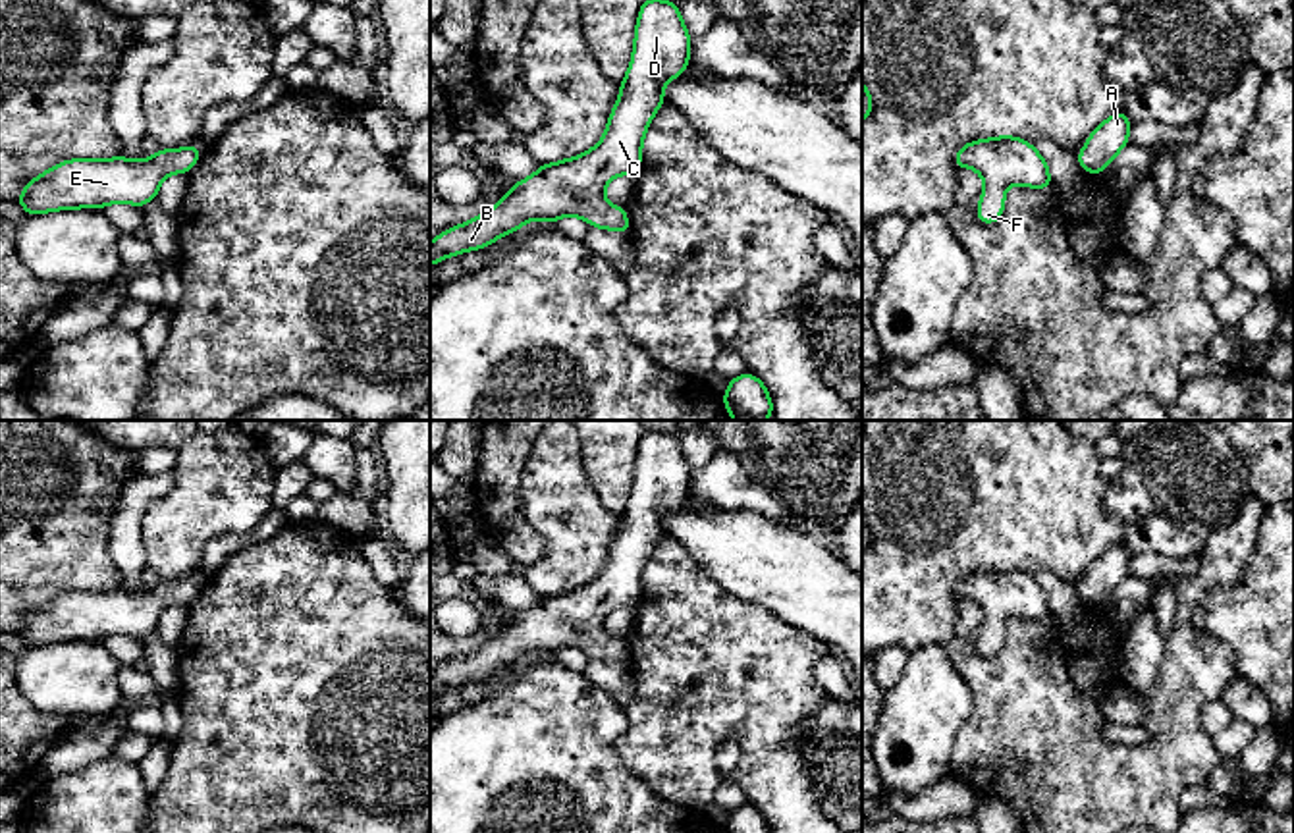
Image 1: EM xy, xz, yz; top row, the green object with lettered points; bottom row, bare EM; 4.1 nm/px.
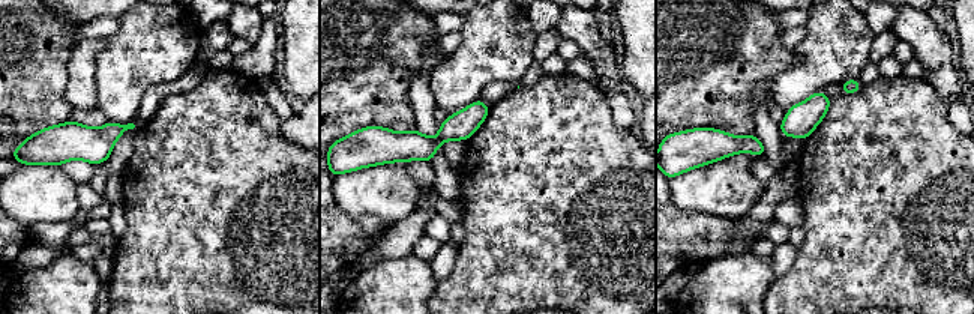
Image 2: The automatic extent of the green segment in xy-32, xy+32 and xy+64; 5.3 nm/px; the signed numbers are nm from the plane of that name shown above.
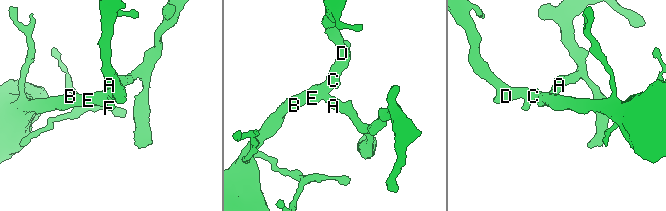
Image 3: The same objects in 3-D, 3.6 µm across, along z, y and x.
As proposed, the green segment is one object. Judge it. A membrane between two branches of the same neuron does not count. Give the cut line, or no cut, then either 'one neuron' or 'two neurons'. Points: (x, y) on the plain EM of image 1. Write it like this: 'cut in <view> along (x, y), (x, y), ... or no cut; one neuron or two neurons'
no cut; one neuron

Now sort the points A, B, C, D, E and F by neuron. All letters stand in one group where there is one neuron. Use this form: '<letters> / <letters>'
A B C D E F

